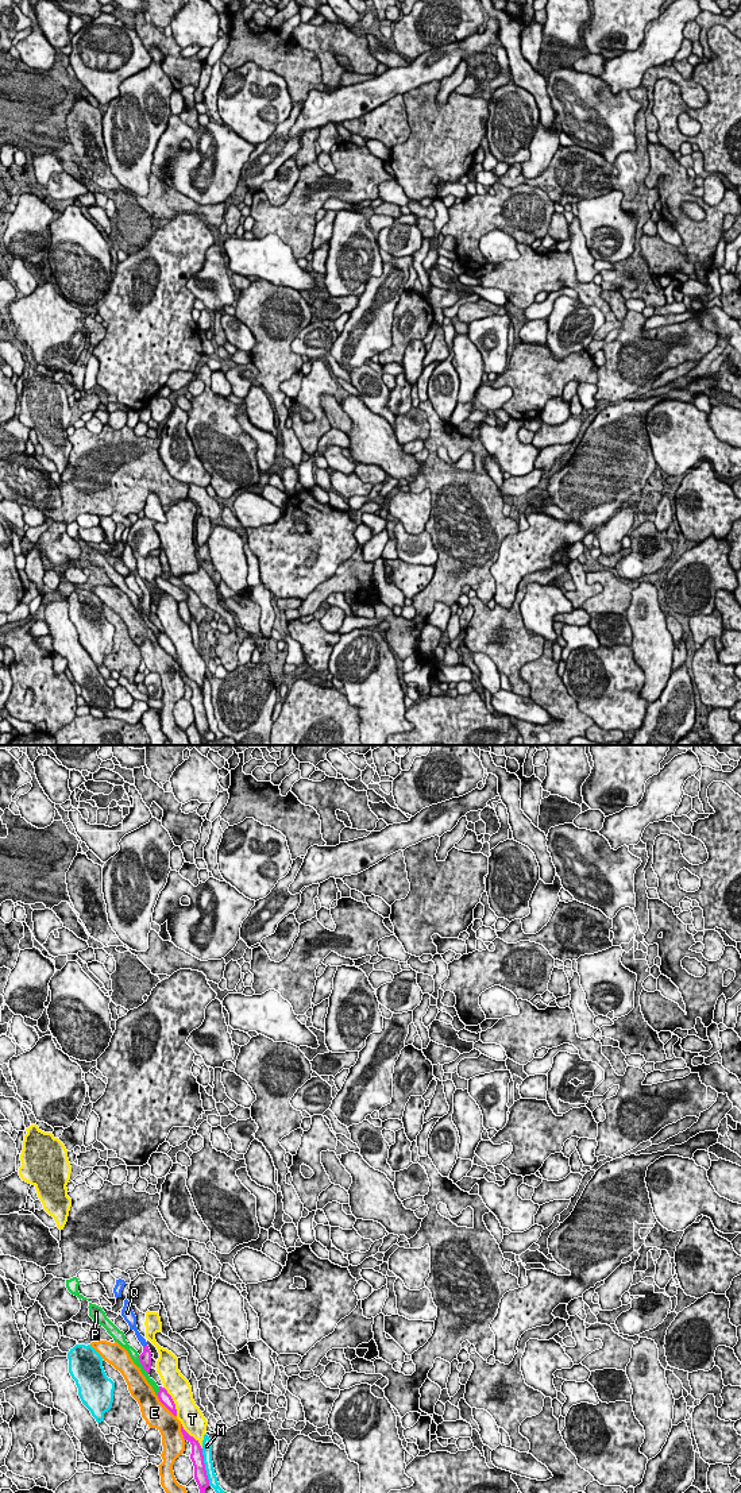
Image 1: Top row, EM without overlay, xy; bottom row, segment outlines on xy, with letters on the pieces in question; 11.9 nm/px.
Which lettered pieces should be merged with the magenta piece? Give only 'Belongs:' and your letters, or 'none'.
Belongs: Q

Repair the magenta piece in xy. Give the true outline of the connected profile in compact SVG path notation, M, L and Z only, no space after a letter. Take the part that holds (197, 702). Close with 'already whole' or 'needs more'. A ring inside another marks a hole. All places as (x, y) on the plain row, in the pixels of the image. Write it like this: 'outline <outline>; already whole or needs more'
outline M181 668L181 676L184 679L184 683L192 688L190 703L194 710L194 724L198 729L202 745L208 745L208 741L205 740L205 733L209 730L209 724L208 724L207 714L205 714L202 693L201 693L198 684L196 684L193 680L190 680L184 674L182 668Z; already whole

